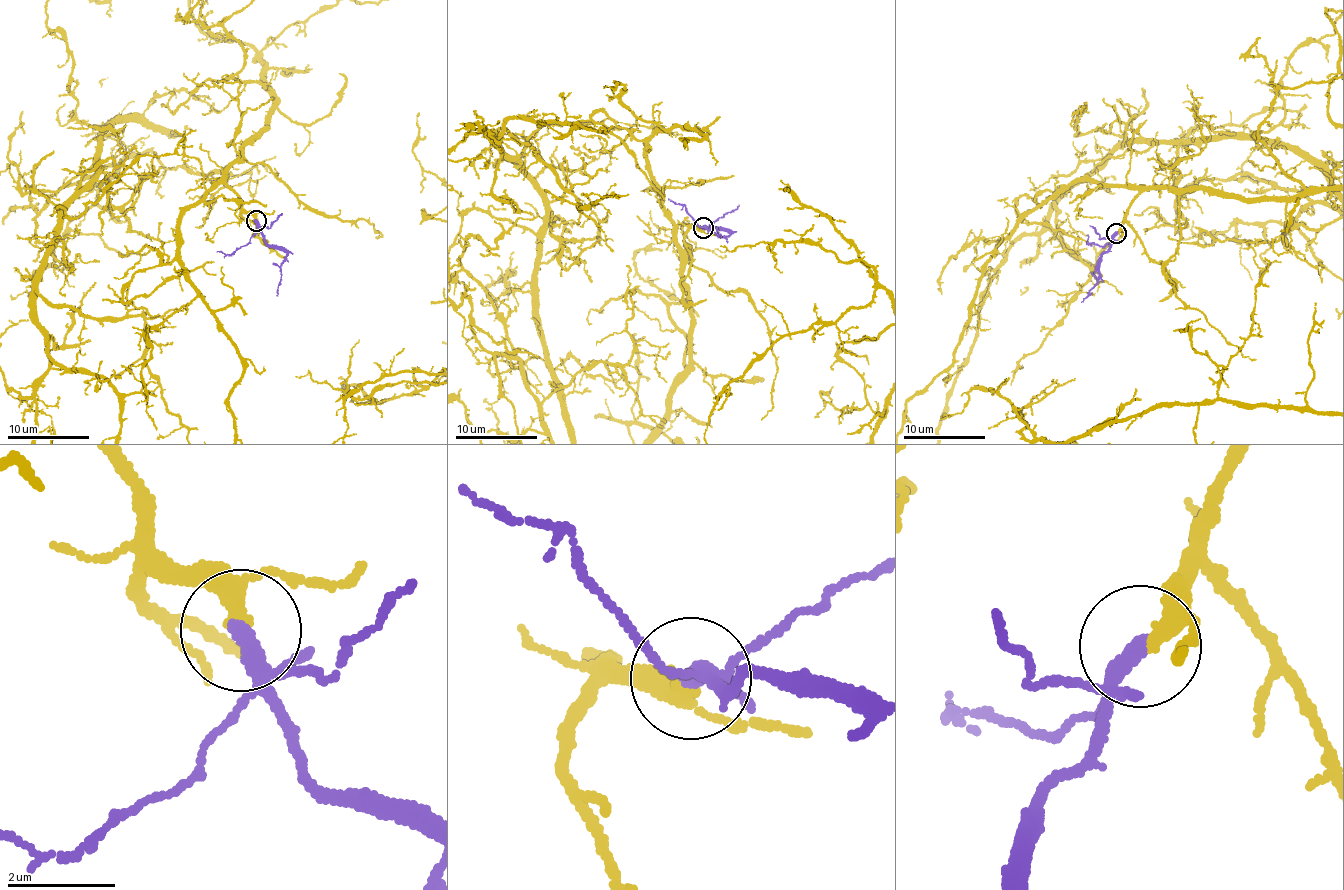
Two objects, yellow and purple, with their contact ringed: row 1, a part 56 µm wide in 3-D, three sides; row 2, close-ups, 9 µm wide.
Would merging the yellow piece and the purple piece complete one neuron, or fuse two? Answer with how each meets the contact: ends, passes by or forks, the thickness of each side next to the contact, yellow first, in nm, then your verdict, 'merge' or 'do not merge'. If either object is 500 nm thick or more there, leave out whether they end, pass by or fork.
yellow passes by; purple forks; calibres 260 and 200 nm; merge

